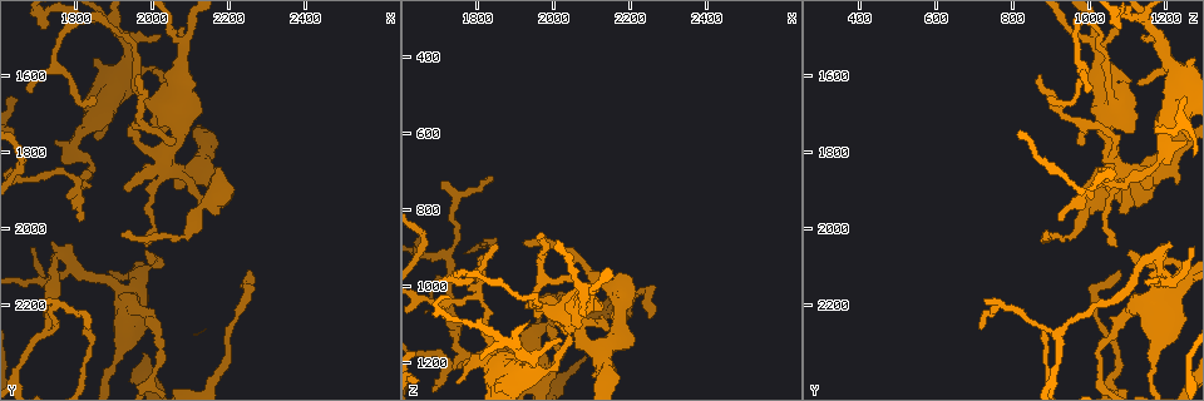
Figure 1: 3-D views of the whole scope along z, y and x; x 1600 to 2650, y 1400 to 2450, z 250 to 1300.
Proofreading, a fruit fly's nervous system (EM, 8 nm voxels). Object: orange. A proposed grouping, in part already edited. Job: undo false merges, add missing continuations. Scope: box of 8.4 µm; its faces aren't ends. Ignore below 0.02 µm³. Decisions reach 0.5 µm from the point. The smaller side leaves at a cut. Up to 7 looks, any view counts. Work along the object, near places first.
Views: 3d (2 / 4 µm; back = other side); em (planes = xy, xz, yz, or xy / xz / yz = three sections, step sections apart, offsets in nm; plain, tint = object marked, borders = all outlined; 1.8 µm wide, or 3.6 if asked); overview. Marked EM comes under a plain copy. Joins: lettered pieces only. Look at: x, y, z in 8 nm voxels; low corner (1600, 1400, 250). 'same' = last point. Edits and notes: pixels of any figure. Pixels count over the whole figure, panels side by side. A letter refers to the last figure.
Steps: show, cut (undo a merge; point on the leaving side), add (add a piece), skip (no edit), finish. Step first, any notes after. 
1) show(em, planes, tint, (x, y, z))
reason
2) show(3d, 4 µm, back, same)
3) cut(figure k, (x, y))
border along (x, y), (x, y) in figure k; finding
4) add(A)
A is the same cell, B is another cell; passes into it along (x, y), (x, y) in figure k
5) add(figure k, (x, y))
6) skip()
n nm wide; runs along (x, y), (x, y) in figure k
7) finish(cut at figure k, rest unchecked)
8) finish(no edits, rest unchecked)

show(em, planes, borders, (2245, 2110, 1075))
thin end

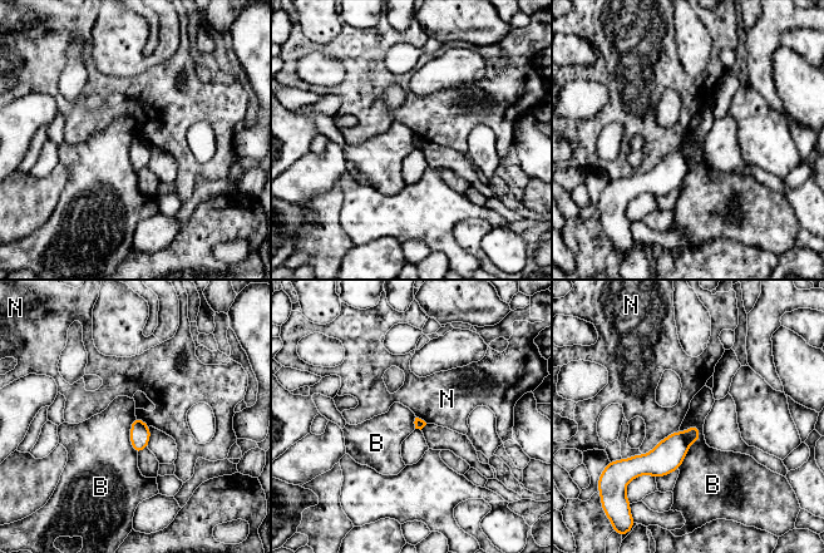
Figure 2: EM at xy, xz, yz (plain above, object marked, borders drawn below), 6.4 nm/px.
skip()
B and N are other cells; border along (695, 424), (699, 438), (677, 468) in figure 2; no lettered piece goes on from it

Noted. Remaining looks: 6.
show(em, xz, step 8, tint, (2040, 1620, 1130))

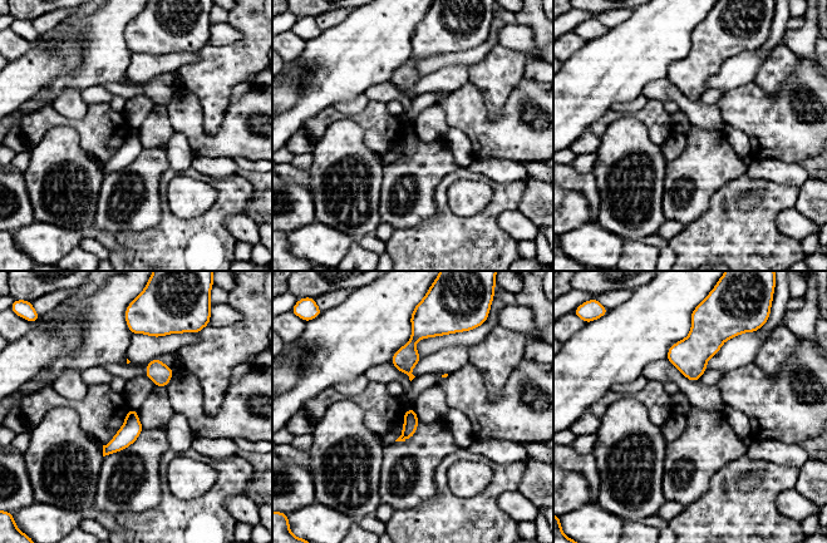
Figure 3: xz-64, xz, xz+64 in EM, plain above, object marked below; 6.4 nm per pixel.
show(em, xy, step 16, borders, same)

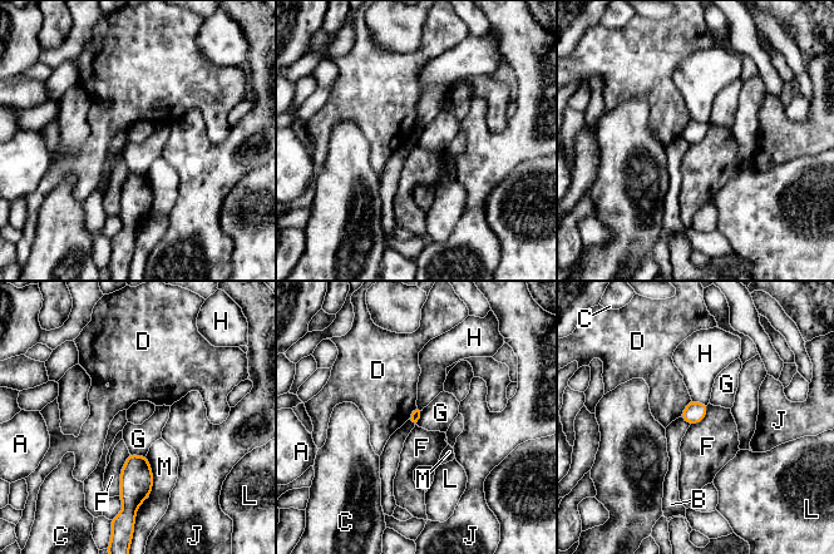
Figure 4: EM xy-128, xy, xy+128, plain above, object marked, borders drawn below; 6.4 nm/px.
skip()
70 nm wide; F touches over 280 nm; A, B, C, D, F, G, H, J, L and M are other cells; none of them fits

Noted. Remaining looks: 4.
show(em, planes, borders, (1805, 1755, 1190))
sharp bend

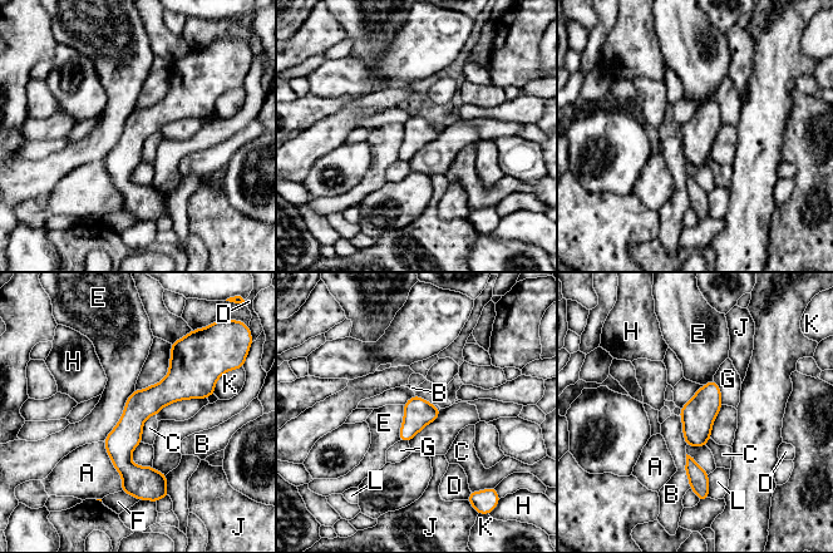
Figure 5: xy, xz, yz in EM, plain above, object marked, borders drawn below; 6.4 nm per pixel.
skip()
E touches over 400 nm; A, B, C, D, E, F, G, H, J, K and L are other cells; one neuron here

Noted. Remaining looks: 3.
finish(no edits, rest unchecked)

